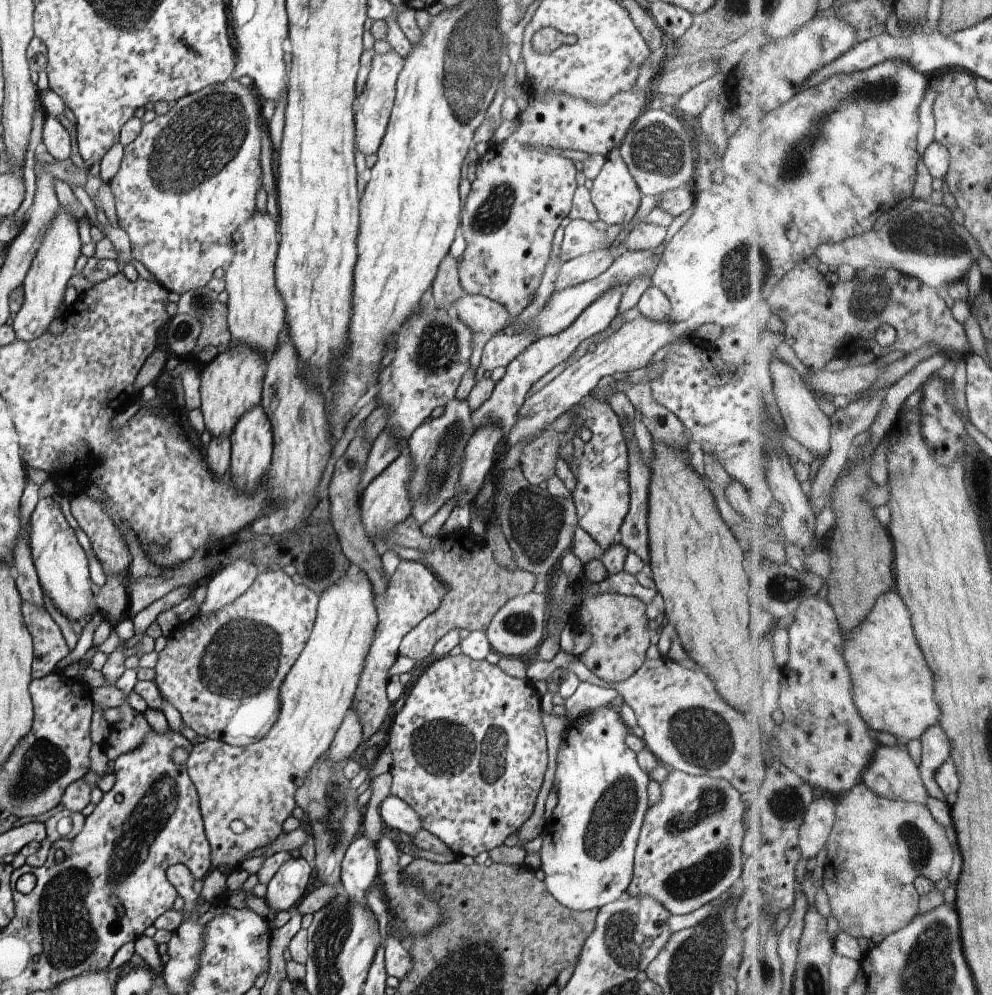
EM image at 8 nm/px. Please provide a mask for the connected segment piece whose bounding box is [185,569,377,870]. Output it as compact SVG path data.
M361 569L358 570L356 574L352 574L352 576L342 576L336 584L328 586L328 588L322 592L322 596L319 597L317 616L312 633L304 646L304 650L302 650L302 653L298 656L298 659L294 662L288 674L286 674L284 681L280 684L280 689L278 690L278 698L280 698L280 713L278 714L278 720L276 720L272 729L268 730L268 734L266 734L262 740L258 740L258 742L254 742L254 744L250 744L249 746L232 747L221 741L208 739L206 742L202 742L202 744L193 746L193 750L190 752L188 761L185 764L187 765L189 778L199 795L199 806L203 819L203 826L206 839L211 847L212 868L218 869L224 867L228 869L229 866L233 866L232 868L234 868L234 870L240 869L244 860L248 860L255 856L256 849L266 848L266 846L275 842L276 838L283 832L282 828L284 822L292 816L294 809L297 807L295 796L296 792L298 792L298 788L301 788L302 784L304 784L304 780L306 780L308 772L312 770L312 766L316 764L316 760L318 760L322 754L326 754L330 749L336 732L344 721L345 715L352 705L352 700L354 700L354 694L358 687L362 670L364 669L364 658L366 658L366 654L368 654L368 648L370 648L370 644L372 644L374 630L376 630L377 612L376 608L374 608L372 596L374 596L373 586L367 574Z

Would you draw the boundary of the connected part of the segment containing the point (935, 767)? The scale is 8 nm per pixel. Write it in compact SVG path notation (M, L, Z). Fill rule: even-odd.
M932 726L920 739L924 742L924 760L918 765L921 779L930 790L932 798L947 801L948 794L938 782L938 772L944 764L952 760L954 744L944 726Z

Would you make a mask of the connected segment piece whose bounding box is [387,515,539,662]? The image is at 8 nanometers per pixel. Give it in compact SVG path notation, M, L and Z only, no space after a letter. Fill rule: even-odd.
M408 516L402 524L394 528L394 532L388 536L387 545L398 546L414 550L422 550L424 558L422 562L434 573L434 576L446 586L446 596L440 607L422 620L415 628L412 628L399 648L399 656L408 657L414 661L424 660L433 653L436 642L450 632L450 630L464 627L472 630L470 624L476 622L476 628L487 630L496 615L508 600L516 596L531 593L538 578L530 572L516 569L509 571L499 565L489 548L468 533L447 533L441 536L438 532L435 536L426 536L416 524L412 516ZM482 610L482 616L480 616Z

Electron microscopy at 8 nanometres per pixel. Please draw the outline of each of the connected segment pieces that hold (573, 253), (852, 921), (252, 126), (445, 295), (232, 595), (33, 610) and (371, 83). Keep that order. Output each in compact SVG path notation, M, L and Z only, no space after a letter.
M574 219L564 230L564 241L560 250L560 261L578 259L580 256L605 248L604 232L598 231L594 224Z
M863 783L841 799L838 822L827 845L829 857L824 867L823 887L830 896L833 915L840 920L842 931L867 941L878 935L888 938L913 924L921 914L923 903L917 886L919 879L926 876L942 882L956 865L956 850L946 828L927 804L884 798Z
M226 80L222 83L212 84L211 86L206 86L206 88L202 88L199 92L194 92L194 94L190 94L189 96L184 96L184 98L180 98L177 102L170 104L170 110L168 113L163 115L158 115L156 118L152 120L152 122L148 122L148 124L143 124L142 129L140 130L140 135L136 136L136 139L133 142L130 142L127 146L123 146L123 158L120 166L120 170L118 170L118 174L110 180L109 186L112 190L112 196L114 196L115 203L115 212L118 215L118 226L122 228L126 234L128 234L128 238L130 239L130 249L132 249L132 259L137 260L146 268L156 281L161 285L164 289L166 289L170 293L176 293L178 295L185 294L187 291L195 290L196 288L207 287L208 282L212 280L214 272L218 270L218 268L222 268L222 270L228 271L229 265L232 263L234 256L236 255L236 244L234 243L234 232L238 230L238 226L241 223L244 223L250 216L253 216L254 211L256 211L256 196L259 190L262 189L262 164L261 164L261 156L262 156L262 131L263 124L265 123L267 111L266 108L261 104L261 101L257 99L255 92L252 87L246 88L242 86L240 82L236 80Z
M446 254L444 260L440 262L438 273L432 284L432 301L436 308L453 310L456 300L465 294L460 285L458 266L459 259L450 254Z
M234 560L228 564L206 585L206 596L199 607L199 615L208 616L232 603L254 583L258 574L256 565L248 560Z
M24 602L22 614L33 641L32 678L44 678L54 673L58 662L65 659L71 651L62 631L44 606Z
M394 48L387 54L376 54L372 58L371 72L364 84L364 90L356 94L354 100L354 120L356 120L356 146L362 154L376 154L386 133L390 114L396 97L396 82L404 67L405 59Z

